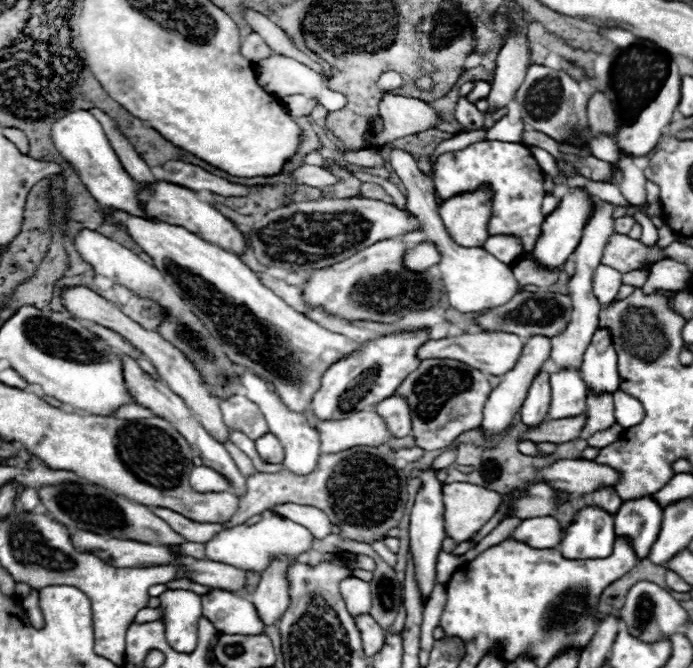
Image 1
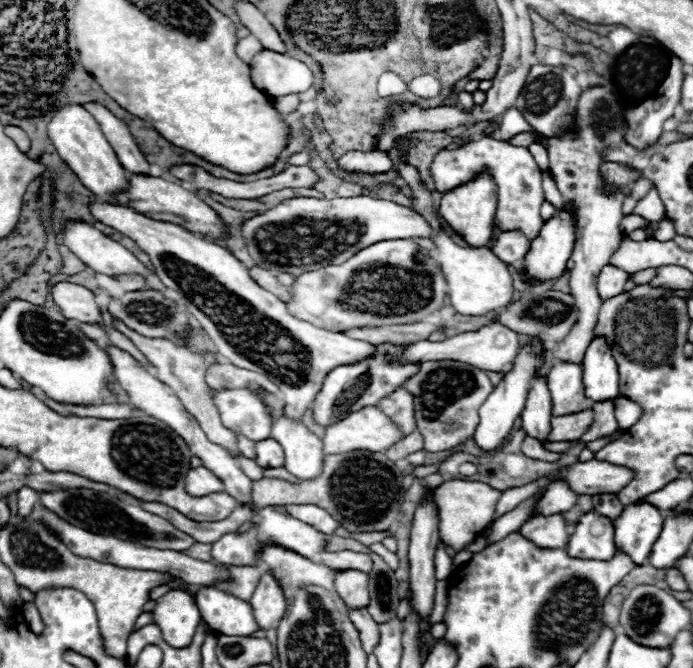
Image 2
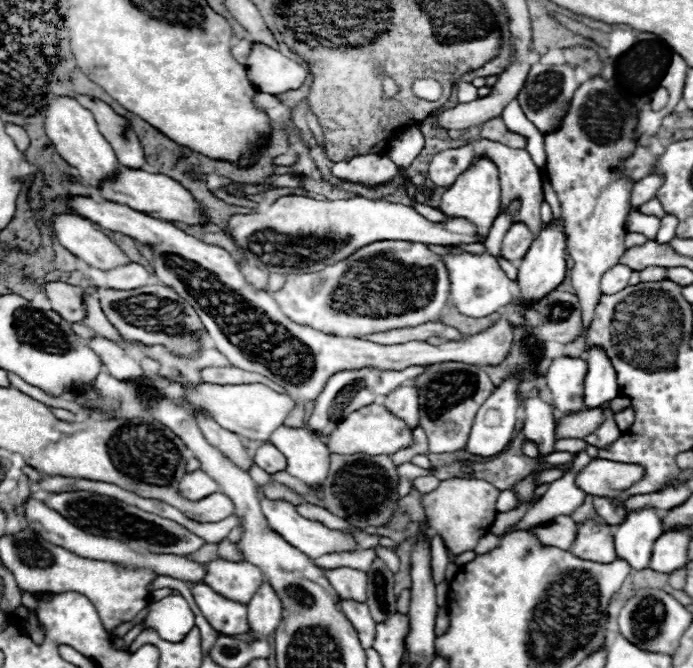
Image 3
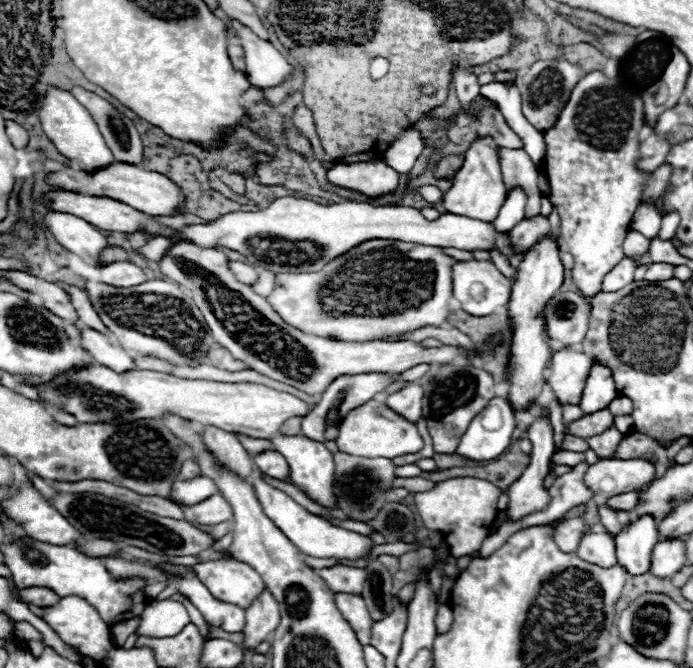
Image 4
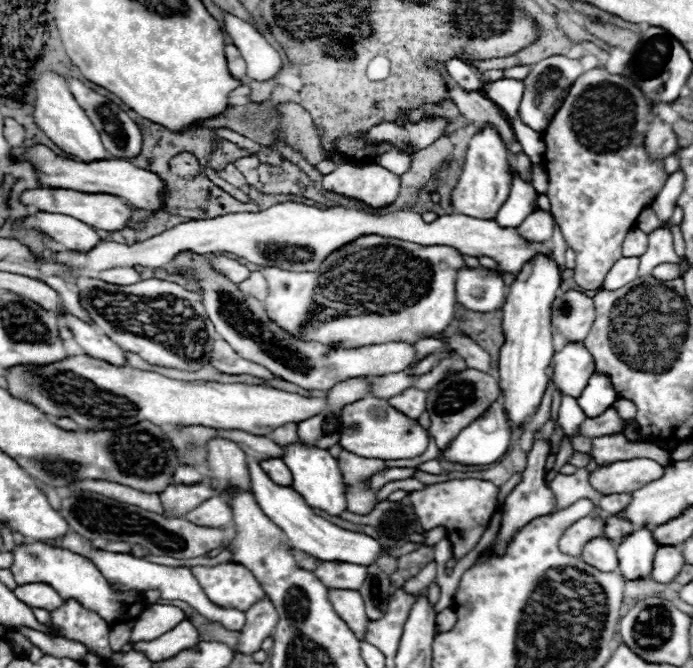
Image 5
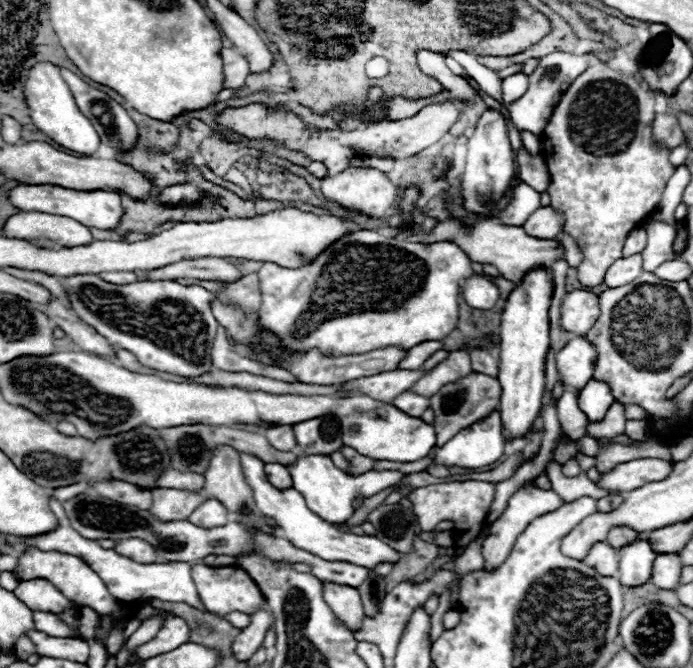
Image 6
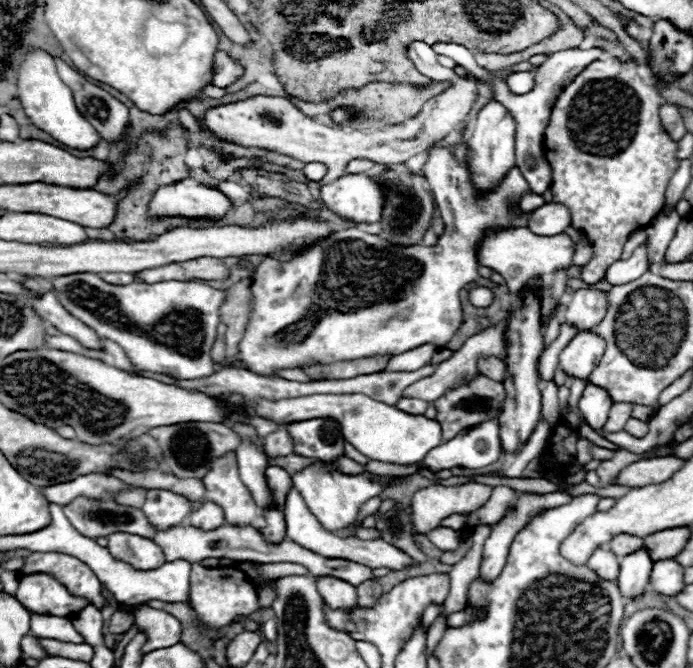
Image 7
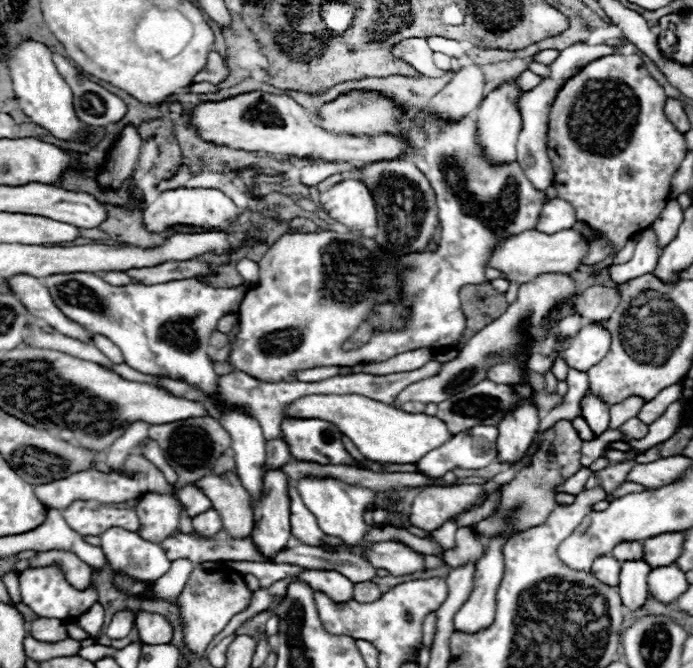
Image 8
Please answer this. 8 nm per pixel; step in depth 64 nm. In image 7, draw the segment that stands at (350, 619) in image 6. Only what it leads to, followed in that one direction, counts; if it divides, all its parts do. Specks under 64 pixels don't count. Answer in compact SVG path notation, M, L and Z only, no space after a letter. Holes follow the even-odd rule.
M316 576L316 588L320 596L332 604L332 608L354 608L356 602L356 588L346 580L334 576Z

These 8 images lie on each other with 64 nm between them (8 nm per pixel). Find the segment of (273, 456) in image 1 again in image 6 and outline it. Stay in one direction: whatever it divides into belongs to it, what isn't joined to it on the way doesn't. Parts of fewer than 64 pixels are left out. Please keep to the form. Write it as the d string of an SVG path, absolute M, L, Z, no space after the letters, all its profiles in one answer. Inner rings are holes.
M266 464L266 476L268 476L268 482L272 482L274 488L278 488L278 490L292 488L290 472L282 464Z

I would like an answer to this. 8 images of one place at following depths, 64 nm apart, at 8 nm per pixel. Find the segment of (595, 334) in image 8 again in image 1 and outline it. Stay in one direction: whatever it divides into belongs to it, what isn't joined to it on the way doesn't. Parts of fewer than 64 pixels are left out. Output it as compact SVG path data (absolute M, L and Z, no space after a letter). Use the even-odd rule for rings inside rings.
M568 368L550 374L550 418L578 416L586 412L586 384L580 378L580 370Z

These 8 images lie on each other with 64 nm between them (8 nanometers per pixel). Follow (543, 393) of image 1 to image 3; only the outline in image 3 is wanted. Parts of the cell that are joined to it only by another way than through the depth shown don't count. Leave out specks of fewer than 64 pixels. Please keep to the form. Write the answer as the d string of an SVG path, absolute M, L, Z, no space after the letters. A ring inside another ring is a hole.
M534 388L524 406L526 406L526 422L524 422L524 436L532 440L538 446L540 458L536 458L540 464L546 464L544 456L554 452L554 442L556 442L556 432L554 432L554 416L552 416L552 406L546 402L540 402L538 398L538 388Z

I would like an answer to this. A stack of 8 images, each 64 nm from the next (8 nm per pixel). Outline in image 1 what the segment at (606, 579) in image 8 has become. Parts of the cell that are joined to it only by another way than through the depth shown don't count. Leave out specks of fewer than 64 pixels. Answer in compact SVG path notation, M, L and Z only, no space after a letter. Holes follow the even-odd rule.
M588 506L568 526L560 550L566 558L606 558L612 554L614 542L614 516Z

